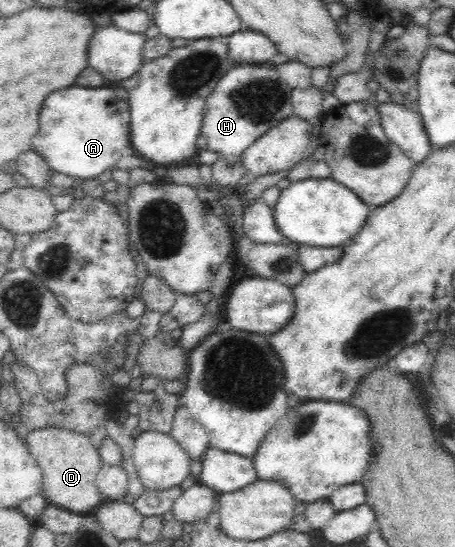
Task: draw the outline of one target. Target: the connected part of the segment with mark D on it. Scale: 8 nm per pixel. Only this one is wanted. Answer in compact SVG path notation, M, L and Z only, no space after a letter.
M50 425L44 428L30 428L24 441L28 452L41 466L45 482L42 494L49 504L75 513L88 512L101 504L102 494L95 483L101 467L100 455L86 435Z

